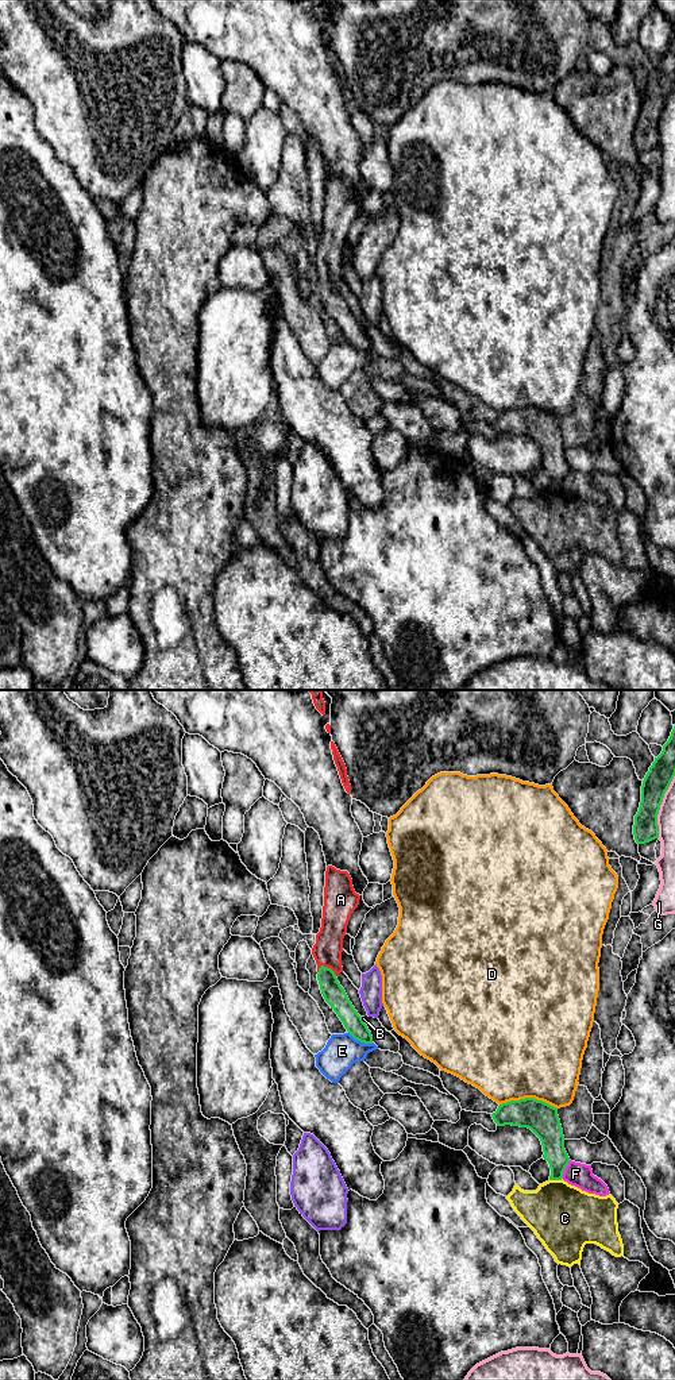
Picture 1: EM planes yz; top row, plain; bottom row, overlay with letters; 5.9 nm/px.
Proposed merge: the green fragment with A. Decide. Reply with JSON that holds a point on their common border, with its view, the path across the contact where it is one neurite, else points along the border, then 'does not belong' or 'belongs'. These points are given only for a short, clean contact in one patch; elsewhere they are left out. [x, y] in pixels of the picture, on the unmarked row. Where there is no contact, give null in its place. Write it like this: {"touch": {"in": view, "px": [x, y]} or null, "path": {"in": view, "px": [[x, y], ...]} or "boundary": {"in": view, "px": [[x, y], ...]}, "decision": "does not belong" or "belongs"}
{"touch": {"in": "yz", "px": [327, 276]}, "path": {"in": "yz", "px": [[334, 303], [328, 293], [327, 276], [327, 259]]}, "decision": "belongs"}

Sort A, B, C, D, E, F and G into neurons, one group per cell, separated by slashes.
A / B / C / D / E / F / G

